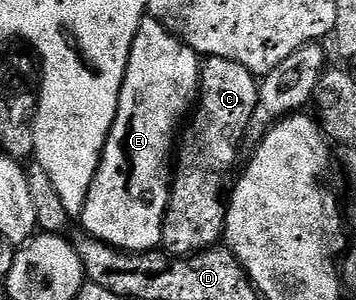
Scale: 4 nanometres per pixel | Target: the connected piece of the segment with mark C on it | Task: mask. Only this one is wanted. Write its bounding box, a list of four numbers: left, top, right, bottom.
[160,57,259,257]

